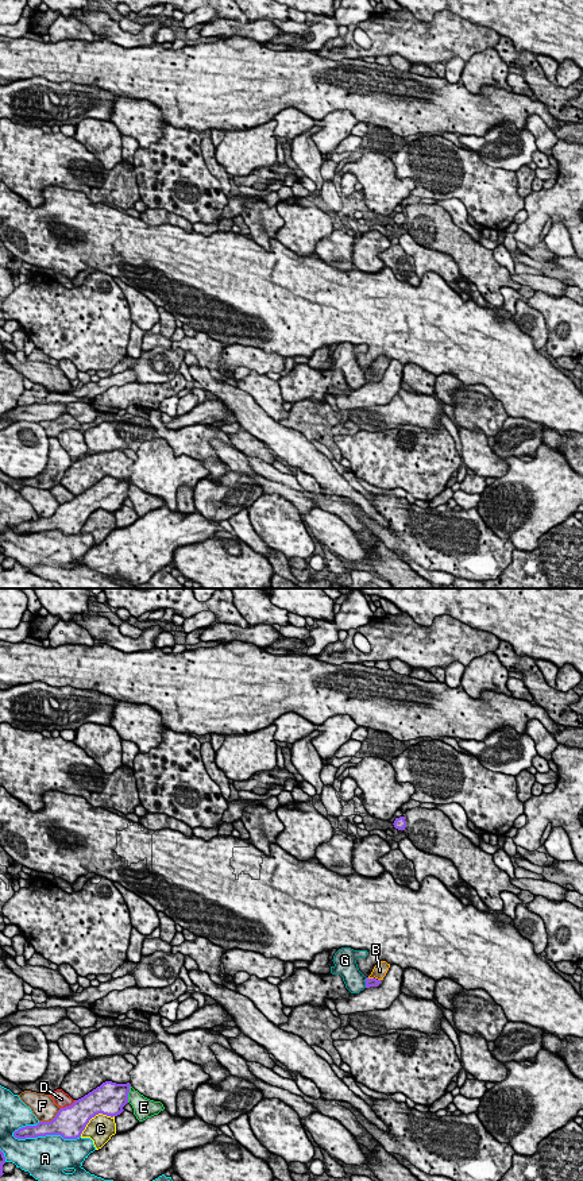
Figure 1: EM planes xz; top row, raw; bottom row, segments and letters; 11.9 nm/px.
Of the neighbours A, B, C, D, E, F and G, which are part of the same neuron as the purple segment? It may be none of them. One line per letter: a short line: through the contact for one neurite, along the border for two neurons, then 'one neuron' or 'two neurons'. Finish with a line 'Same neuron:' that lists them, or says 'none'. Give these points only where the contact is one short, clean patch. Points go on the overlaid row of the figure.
A: two neurons
B: line xz (369, 981), (370, 979), (379, 971); one neuron
C: two neurons
D: two neurons
E: two neurons
F: two neurons
G: two neurons
Same neuron: B

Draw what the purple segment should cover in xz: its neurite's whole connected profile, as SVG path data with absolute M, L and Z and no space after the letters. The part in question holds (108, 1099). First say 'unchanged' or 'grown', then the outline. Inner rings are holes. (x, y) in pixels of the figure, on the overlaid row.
unchanged; M105 1081L72 1105L61 1108L51 1122L39 1122L13 1132L18 1139L61 1135L63 1139L77 1139L86 1124L99 1114L117 1116L128 1103L131 1084Z

